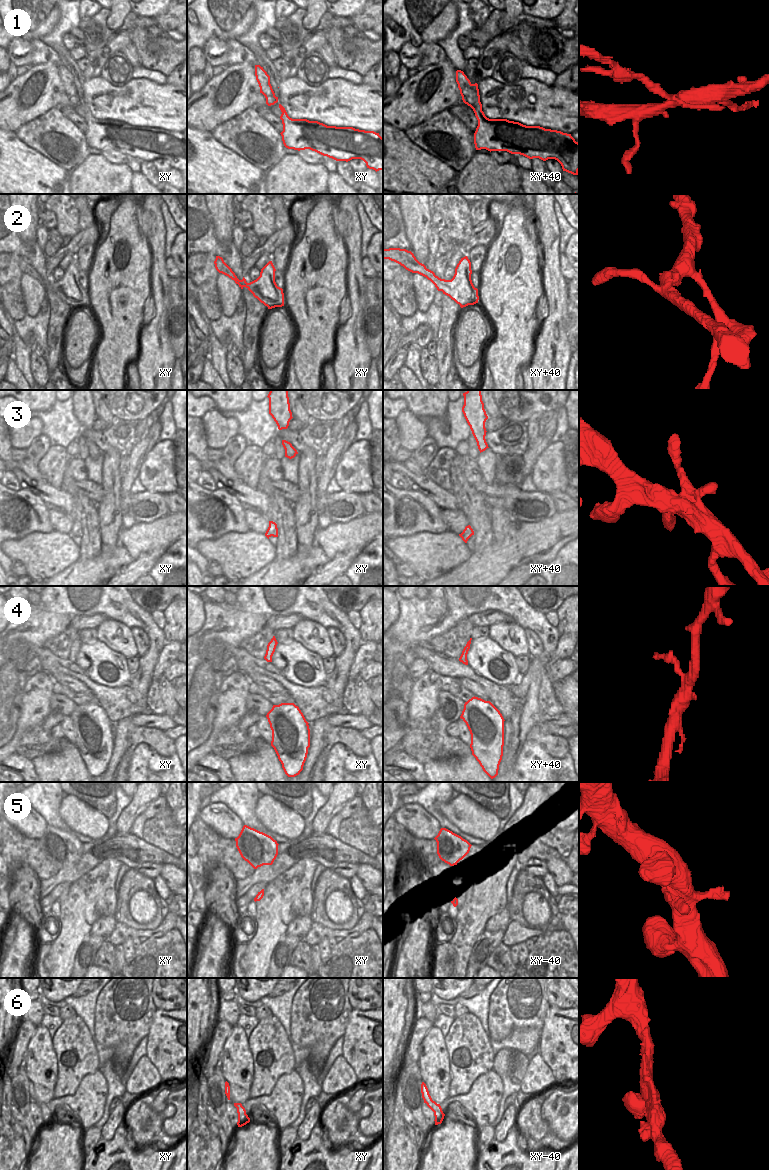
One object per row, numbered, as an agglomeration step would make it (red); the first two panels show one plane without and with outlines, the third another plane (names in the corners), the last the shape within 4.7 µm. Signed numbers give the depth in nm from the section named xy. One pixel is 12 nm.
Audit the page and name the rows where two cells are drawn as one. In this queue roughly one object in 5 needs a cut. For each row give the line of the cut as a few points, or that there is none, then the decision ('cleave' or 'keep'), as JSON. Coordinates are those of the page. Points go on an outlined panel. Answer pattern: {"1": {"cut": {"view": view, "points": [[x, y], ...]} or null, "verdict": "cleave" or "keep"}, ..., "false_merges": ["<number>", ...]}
{"1": {"cut": {"view": "xy+40", "points": [[472, 107], [481, 111]]}, "verdict": "cleave"}, "2": {"cut": null, "verdict": "keep"}, "3": {"cut": null, "verdict": "keep"}, "4": {"cut": null, "verdict": "keep"}, "5": {"cut": null, "verdict": "keep"}, "6": {"cut": null, "verdict": "keep"}, "false_merges": ["1"]}

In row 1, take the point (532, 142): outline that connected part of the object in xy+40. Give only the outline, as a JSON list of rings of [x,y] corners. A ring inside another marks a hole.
[[[472,109],[478,120],[474,133],[476,150],[507,151],[543,161],[555,159],[563,171],[578,175],[579,143],[571,134],[507,119],[489,119],[483,111]]]

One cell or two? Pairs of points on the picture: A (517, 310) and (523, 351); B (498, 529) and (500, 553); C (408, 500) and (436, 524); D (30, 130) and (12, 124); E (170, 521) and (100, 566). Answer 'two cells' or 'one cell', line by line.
A: one cell
B: two cells
C: one cell
D: two cells
E: one cell

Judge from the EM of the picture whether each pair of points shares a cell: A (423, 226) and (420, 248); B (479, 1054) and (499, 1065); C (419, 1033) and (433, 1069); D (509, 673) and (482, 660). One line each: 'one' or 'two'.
A: one
B: two
C: two
D: one

